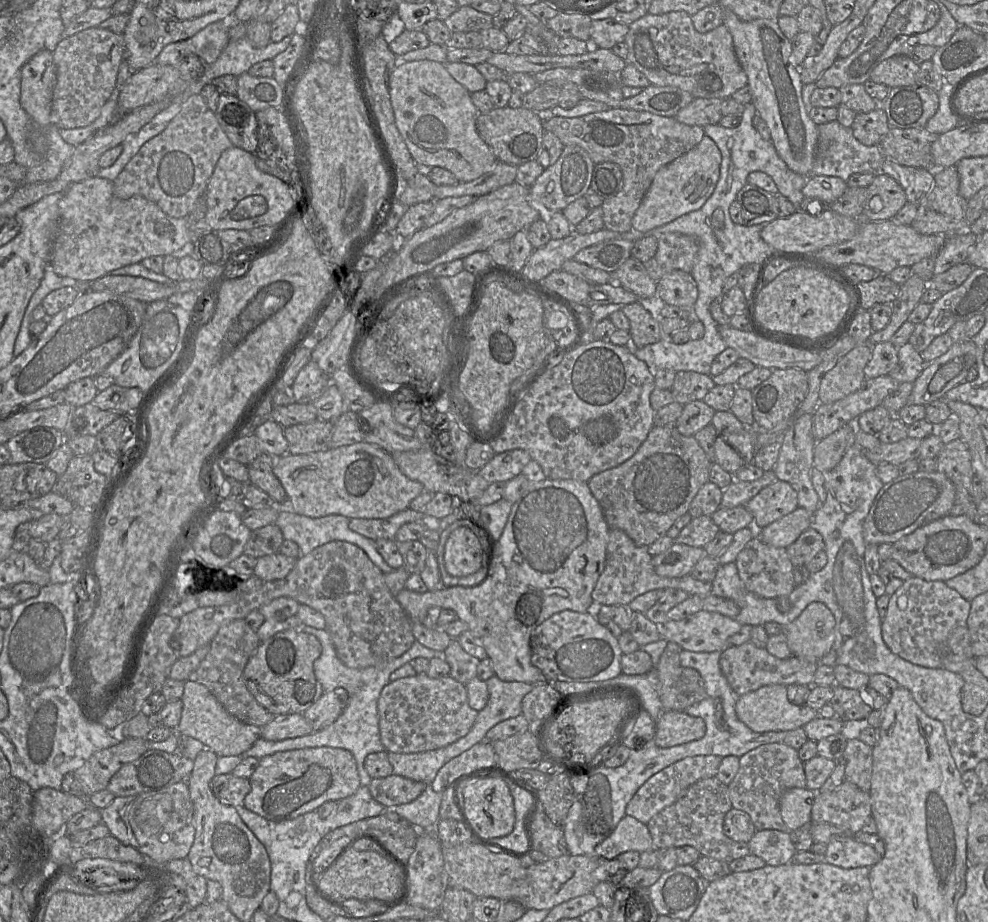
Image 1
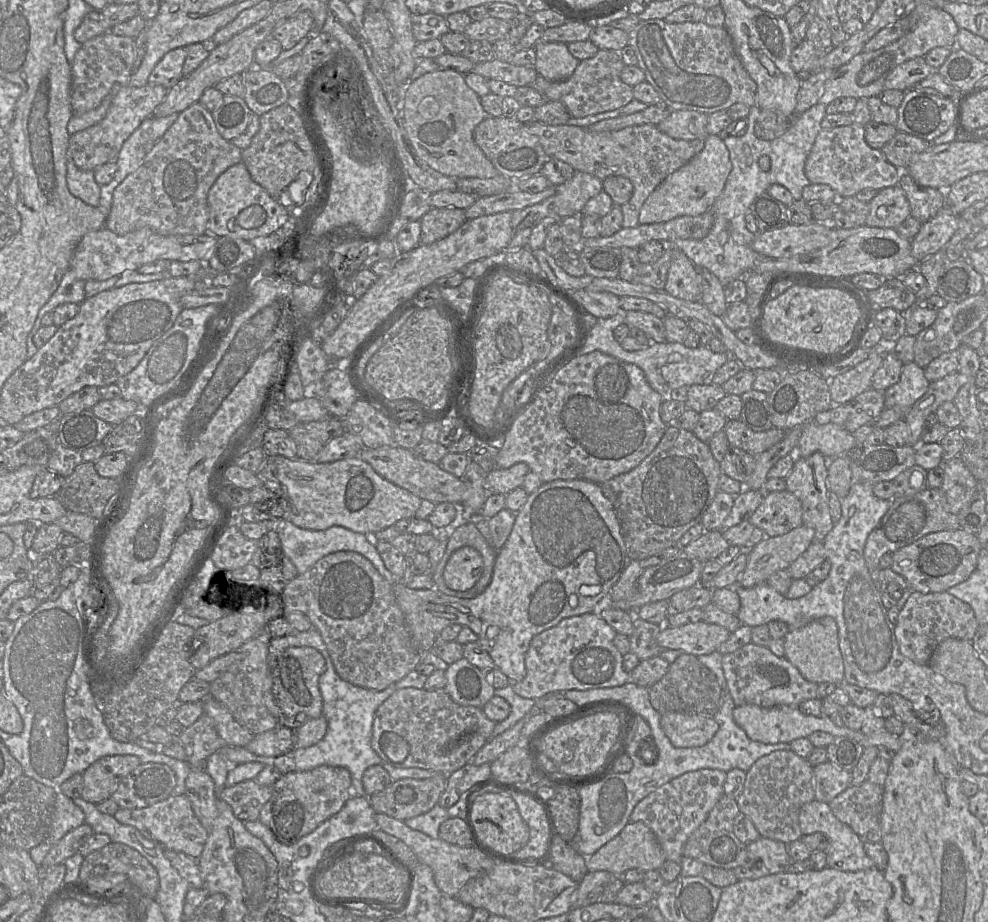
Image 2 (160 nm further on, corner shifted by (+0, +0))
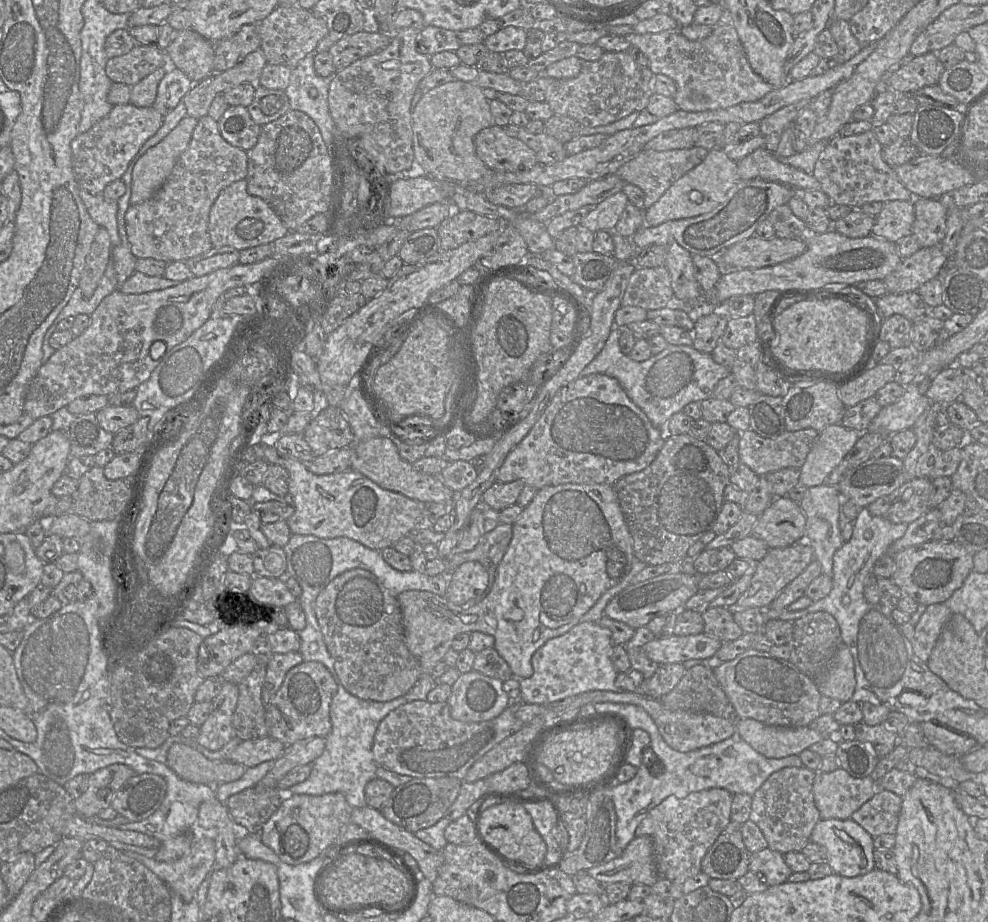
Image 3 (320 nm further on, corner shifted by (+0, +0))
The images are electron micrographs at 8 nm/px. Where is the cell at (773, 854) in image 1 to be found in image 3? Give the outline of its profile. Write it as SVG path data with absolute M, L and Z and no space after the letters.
M769 847L752 853L749 871L757 873L768 887L788 881L792 871L787 866L783 854Z

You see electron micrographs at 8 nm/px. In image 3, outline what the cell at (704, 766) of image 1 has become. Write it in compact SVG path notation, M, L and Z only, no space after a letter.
M723 788L692 792L684 798L670 795L648 812L635 836L647 836L653 842L658 878L682 884L701 870L701 861L731 821L732 794Z

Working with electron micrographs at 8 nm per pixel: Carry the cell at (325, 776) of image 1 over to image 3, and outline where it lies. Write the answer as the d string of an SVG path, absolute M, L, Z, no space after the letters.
M342 793L317 796L293 794L282 802L279 809L262 827L262 842L287 864L310 862L328 848L335 846L335 840L342 828L351 820L353 809Z

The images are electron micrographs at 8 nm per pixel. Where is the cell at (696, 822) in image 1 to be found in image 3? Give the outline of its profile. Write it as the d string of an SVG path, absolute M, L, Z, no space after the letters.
M730 821L703 857L701 870L710 878L738 880L749 871L751 856L743 843L741 824Z

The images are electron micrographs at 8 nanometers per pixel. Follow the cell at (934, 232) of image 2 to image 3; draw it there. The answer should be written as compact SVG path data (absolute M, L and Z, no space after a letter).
M941 245L921 247L912 256L903 259L900 265L882 281L889 293L917 291L925 282L938 278L946 262L947 257Z

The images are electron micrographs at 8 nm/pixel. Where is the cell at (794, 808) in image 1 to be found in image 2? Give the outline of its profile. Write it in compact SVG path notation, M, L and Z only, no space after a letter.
M815 799L803 805L799 812L799 825L803 835L815 832L825 834L828 839L827 867L845 872L874 868L873 860L865 852L864 839L856 834L850 826L838 820L832 813L828 803Z

